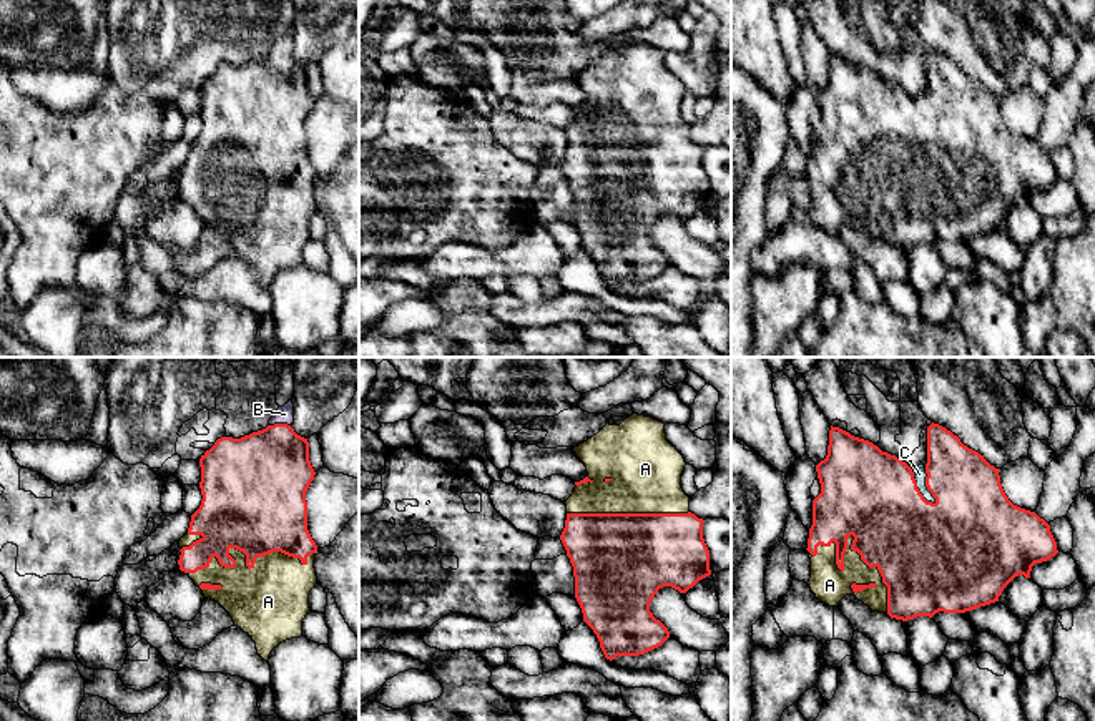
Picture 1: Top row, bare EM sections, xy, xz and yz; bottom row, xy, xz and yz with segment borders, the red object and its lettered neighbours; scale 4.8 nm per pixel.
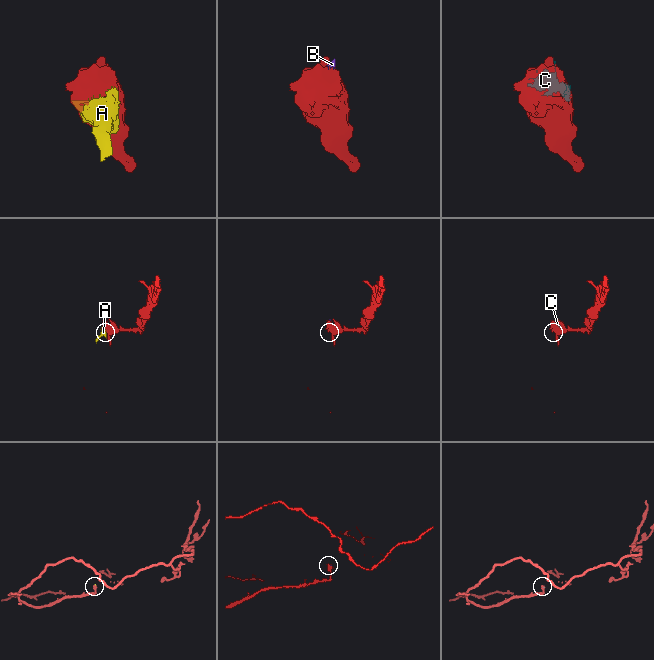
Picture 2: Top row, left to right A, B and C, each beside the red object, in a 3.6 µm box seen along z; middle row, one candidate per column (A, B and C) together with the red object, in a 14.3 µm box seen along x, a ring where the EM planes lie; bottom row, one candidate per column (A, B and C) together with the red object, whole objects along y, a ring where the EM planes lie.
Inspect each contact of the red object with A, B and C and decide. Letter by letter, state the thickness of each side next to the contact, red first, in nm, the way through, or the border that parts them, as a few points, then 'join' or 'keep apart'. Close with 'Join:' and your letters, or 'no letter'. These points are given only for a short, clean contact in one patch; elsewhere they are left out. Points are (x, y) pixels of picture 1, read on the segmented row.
A: 380/170 nm | join
B: 420/90 nm | across xy (268, 472), (278, 452), (281, 424), (284, 414) | join
C: 400/60 nm | join
Join: A, B, C

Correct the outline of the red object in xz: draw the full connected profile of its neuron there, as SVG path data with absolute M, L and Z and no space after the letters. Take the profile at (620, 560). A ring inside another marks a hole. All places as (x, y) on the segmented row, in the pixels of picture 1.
M633 414L625 419L620 425L606 424L597 435L588 439L587 442L580 444L573 449L577 457L587 467L587 477L580 482L575 482L575 492L565 502L567 505L567 520L565 528L560 535L560 540L567 550L567 557L573 566L575 576L575 598L582 608L583 621L593 630L600 641L600 648L606 660L615 660L616 656L638 656L645 655L658 646L661 646L668 638L668 628L653 616L650 611L650 603L663 586L671 586L680 593L686 593L693 588L700 580L711 575L710 570L710 550L703 538L703 518L698 518L695 513L690 512L690 497L681 488L681 473L685 470L685 459L683 455L666 440L665 424L655 420L651 417Z

